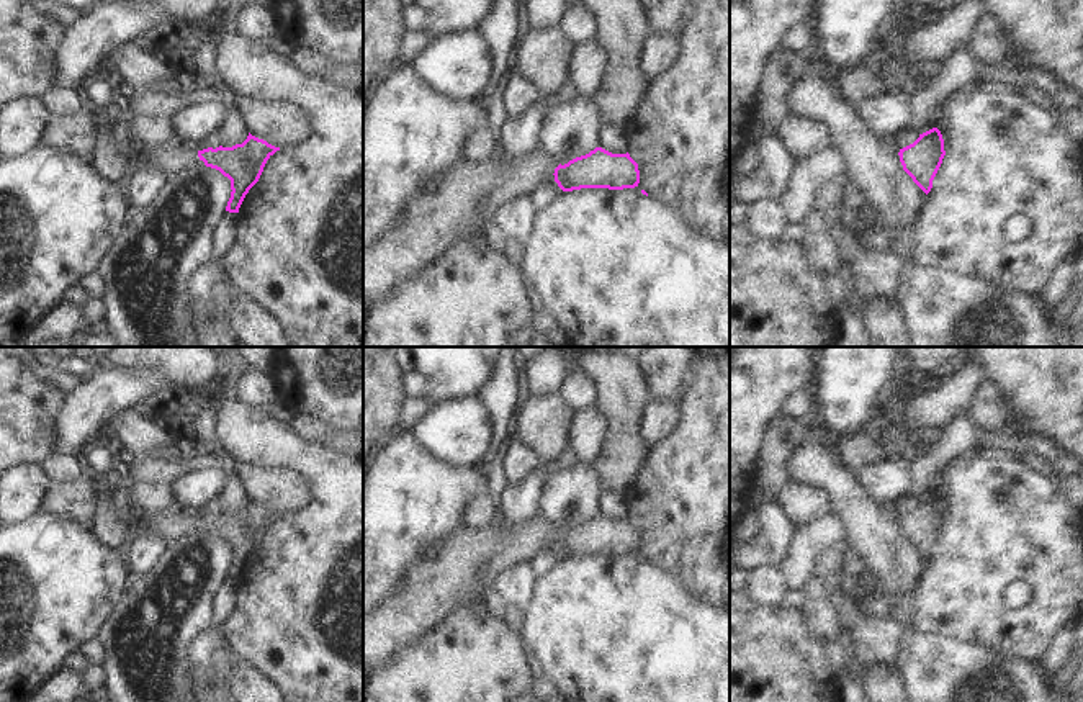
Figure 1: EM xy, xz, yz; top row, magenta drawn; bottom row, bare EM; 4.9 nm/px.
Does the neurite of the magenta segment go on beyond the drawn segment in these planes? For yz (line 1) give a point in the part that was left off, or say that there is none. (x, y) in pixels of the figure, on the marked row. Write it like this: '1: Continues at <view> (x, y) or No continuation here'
1: No continuation here

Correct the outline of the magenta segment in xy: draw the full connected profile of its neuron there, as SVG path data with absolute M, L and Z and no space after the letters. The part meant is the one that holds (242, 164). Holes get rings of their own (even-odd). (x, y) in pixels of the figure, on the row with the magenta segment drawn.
M249 133L242 144L232 147L208 147L200 151L196 142L172 139L160 146L141 146L136 152L119 146L126 167L149 169L165 177L175 175L188 165L203 160L206 167L219 170L231 180L231 198L226 211L239 213L249 190L258 182L267 160L280 151Z

